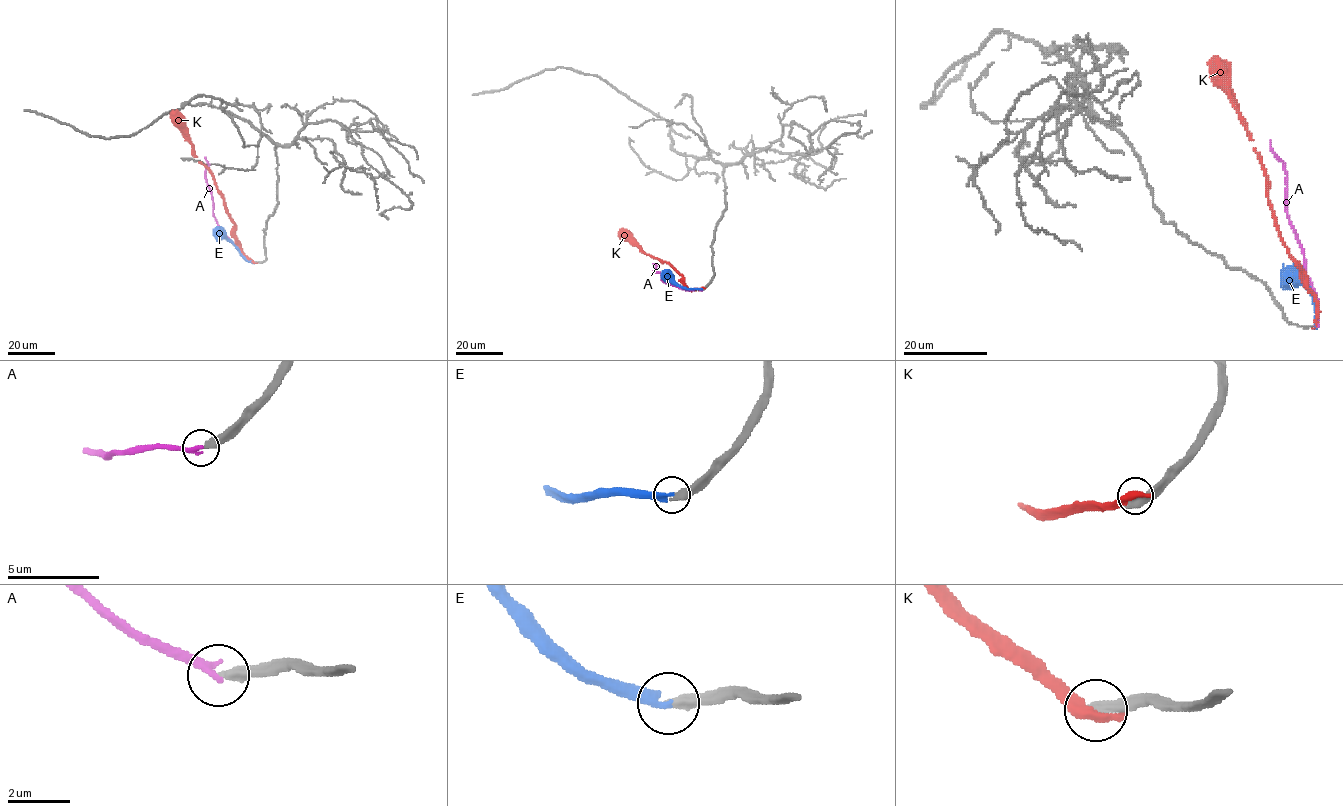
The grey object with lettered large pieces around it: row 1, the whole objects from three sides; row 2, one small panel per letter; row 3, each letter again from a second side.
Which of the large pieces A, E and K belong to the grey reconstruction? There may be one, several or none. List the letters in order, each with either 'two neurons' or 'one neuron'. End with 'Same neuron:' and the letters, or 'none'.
A: two neurons
E: one neuron
K: two neurons
Same neuron: E

